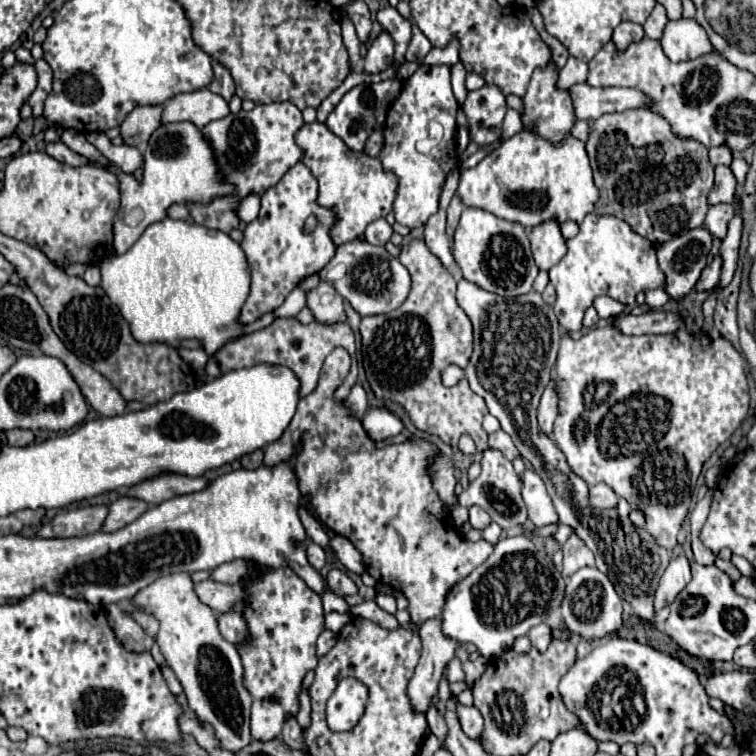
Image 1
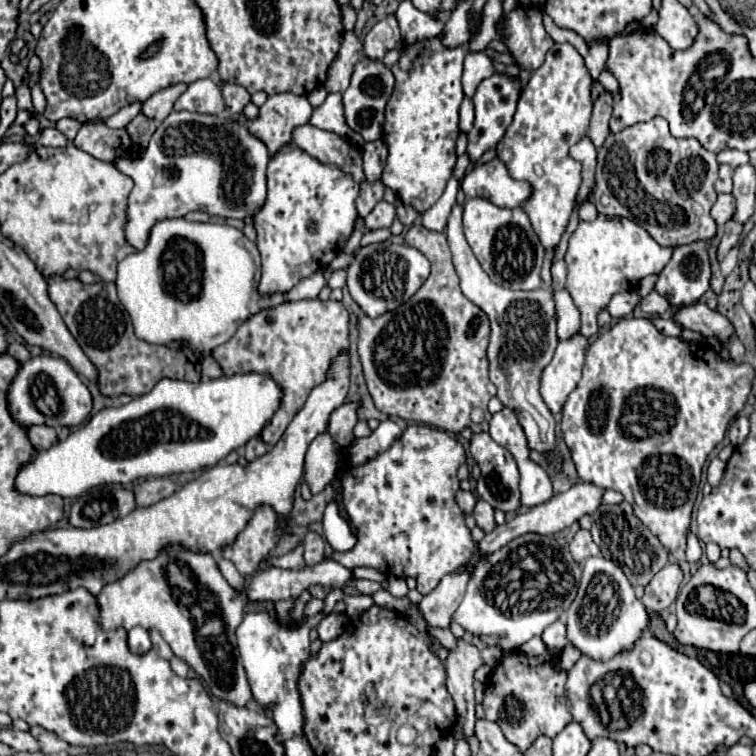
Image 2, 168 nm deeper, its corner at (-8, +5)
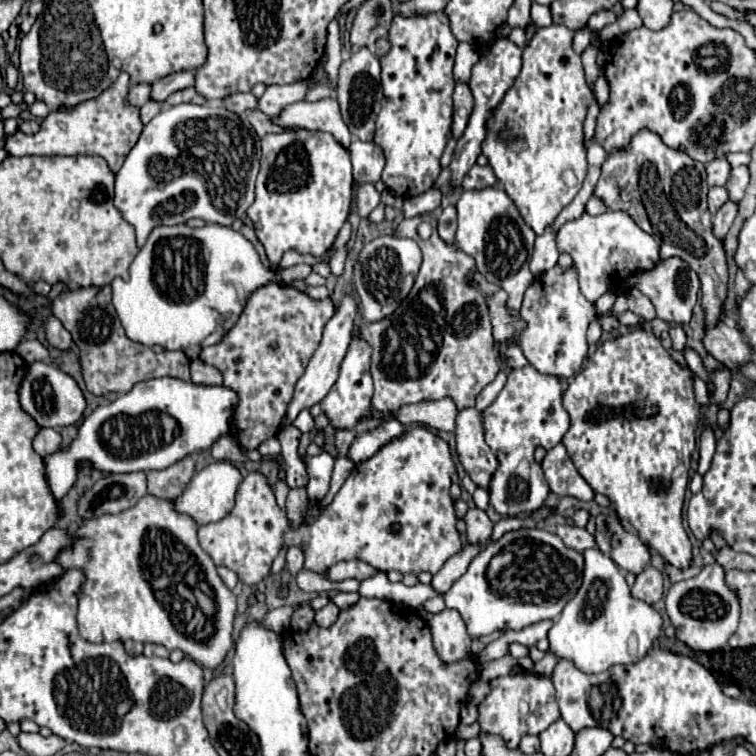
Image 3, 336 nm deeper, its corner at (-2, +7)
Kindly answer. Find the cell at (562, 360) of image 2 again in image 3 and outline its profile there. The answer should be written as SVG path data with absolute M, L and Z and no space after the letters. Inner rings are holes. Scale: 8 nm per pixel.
M554 265L550 271L538 275L524 293L520 317L526 321L526 327L518 337L518 345L522 347L530 365L540 373L572 377L582 369L588 355L586 329L596 315L596 305L582 297L578 289L578 273L574 265L568 269Z

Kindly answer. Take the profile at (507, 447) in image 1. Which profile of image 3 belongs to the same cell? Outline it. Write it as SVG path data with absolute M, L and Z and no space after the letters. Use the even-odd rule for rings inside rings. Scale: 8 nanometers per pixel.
M522 367L522 369L512 369L508 373L508 381L504 389L498 393L494 403L482 411L482 423L484 423L484 435L486 443L492 449L492 453L498 459L498 469L490 479L490 505L500 513L502 517L516 517L520 513L532 513L540 509L550 493L542 467L534 461L534 451L540 444L551 444L556 446L570 427L570 417L566 409L562 407L562 383L554 375L542 375L534 367Z

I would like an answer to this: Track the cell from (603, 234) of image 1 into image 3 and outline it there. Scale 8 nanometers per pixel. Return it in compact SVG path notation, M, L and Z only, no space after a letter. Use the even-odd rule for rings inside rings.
M606 211L596 217L584 213L580 219L562 225L556 241L560 251L572 255L578 271L580 291L588 301L596 301L606 291L622 285L632 273L640 269L648 271L660 261L658 243L646 231L642 231L628 213L622 211Z

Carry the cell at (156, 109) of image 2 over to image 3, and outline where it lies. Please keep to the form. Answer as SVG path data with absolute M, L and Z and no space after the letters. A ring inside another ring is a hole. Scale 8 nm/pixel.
M178 71L178 73L166 75L166 77L158 79L156 83L152 83L152 99L166 101L166 97L170 93L192 87L192 85L194 85L194 73L192 71Z

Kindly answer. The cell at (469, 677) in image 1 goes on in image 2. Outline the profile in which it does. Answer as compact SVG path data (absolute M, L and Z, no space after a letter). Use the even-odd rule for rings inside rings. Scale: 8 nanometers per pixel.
M460 639L458 647L450 651L446 659L446 687L454 699L456 715L458 715L458 723L462 725L464 739L474 735L476 701L474 701L472 683L474 683L474 671L480 665L484 665L480 651L468 639Z

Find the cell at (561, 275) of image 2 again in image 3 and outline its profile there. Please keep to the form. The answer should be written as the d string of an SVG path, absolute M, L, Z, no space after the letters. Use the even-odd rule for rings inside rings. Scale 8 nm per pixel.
M552 225L546 227L542 235L536 237L532 261L530 261L530 271L538 277L538 273L544 273L546 269L552 269L558 263L558 247L556 247L556 231Z

